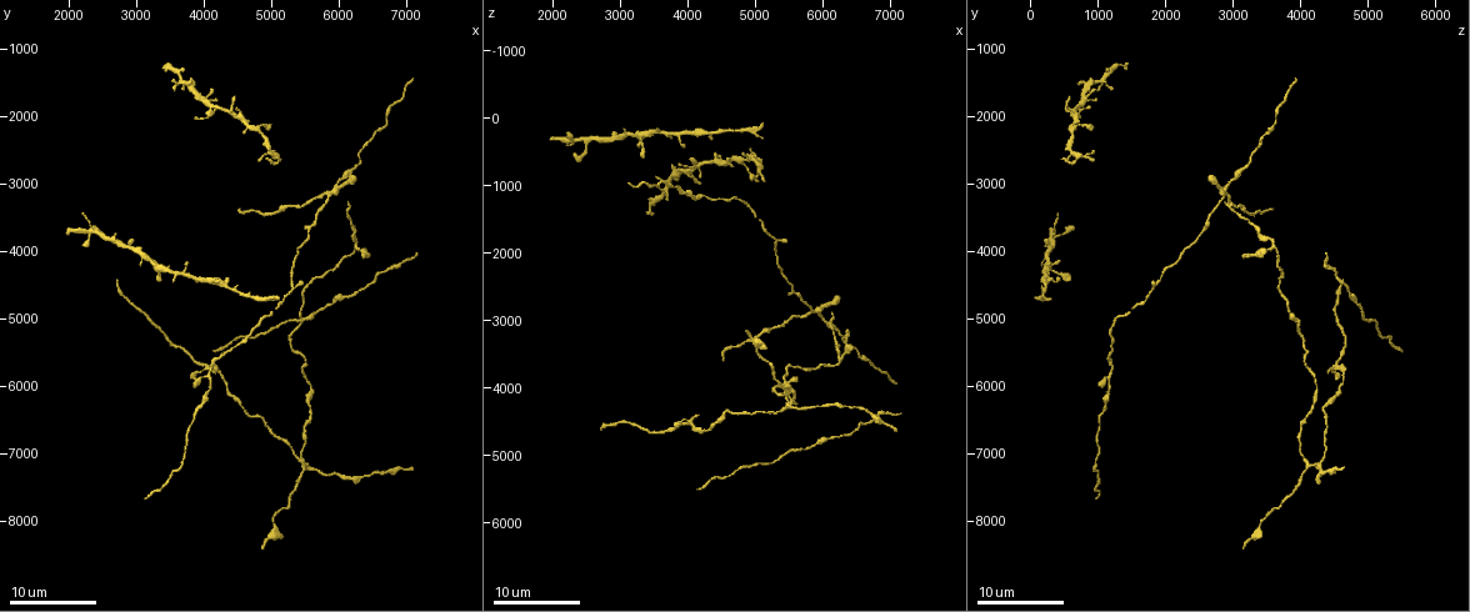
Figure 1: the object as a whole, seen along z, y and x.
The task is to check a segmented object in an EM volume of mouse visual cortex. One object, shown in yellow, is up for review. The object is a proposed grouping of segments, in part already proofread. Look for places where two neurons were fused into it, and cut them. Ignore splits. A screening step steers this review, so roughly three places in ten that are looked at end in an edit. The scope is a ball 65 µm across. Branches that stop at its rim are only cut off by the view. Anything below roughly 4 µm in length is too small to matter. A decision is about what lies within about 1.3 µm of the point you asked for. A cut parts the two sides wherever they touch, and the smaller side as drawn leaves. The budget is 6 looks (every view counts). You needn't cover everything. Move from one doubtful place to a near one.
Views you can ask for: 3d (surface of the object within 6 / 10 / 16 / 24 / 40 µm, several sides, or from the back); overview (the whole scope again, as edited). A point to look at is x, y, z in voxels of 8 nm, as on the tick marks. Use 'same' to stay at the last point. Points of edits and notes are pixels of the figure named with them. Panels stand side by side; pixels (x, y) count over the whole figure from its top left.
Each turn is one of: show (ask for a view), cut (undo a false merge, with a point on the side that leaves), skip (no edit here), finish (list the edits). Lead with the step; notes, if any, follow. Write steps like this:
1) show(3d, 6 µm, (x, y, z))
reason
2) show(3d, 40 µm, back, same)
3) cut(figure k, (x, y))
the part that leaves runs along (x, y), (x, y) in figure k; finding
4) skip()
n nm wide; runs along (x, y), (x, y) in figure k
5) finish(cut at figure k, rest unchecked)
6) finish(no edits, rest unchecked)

show(3d, 16 µm, (5900, 3050, 2850))
four arms meet

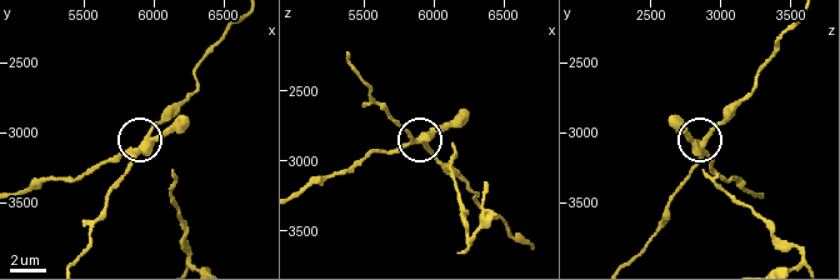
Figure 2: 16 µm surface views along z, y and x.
cut(figure 2, (116, 159))
4 arms; the part that leaves runs along (139, 149), (121, 151), (78, 178), (36, 180), (24, 188) in figure 2; a second neuron is stuck on

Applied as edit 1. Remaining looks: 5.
show(overview)
redraw

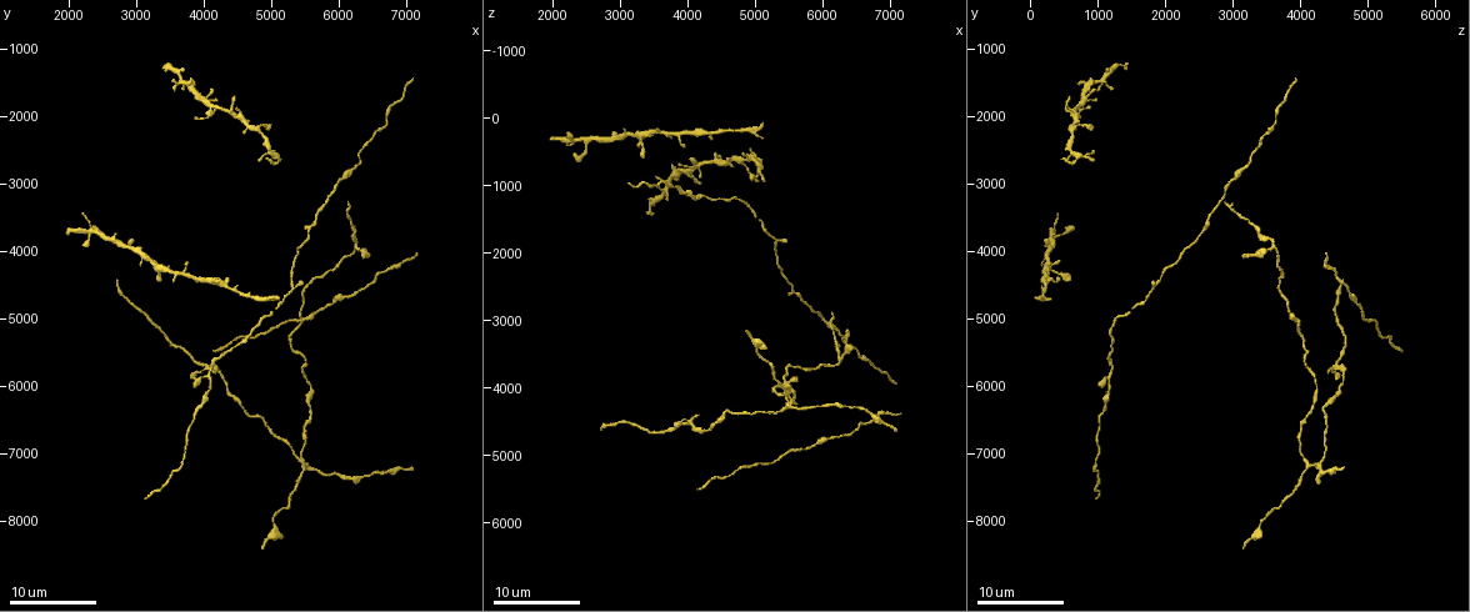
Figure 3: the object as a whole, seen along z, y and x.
show(3d, 6 µm, (4000, 5700, 4500))

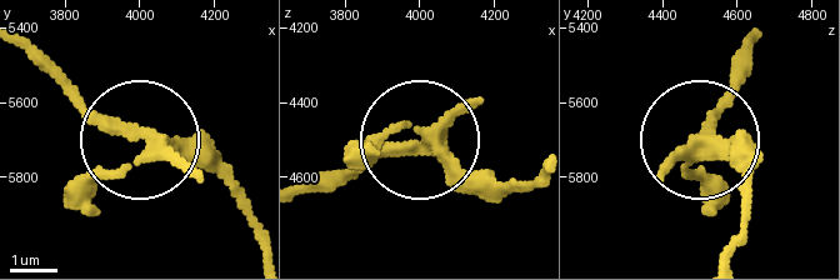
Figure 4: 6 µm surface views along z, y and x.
skip()
290 nm wide; runs along (256, 228), (216, 180), (156, 151), (65, 200) in figure 4; one neuron here

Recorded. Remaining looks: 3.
show(3d, 16 µm, (5500, 7150, 4150))
three-way junction

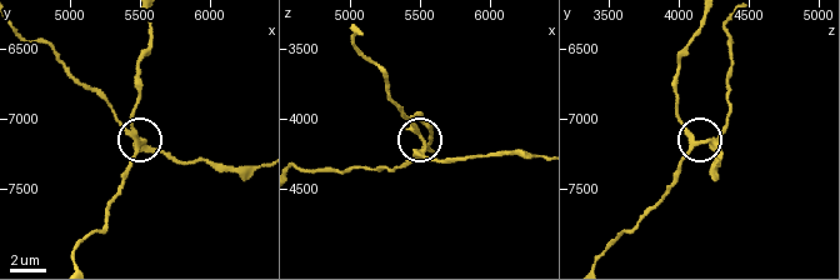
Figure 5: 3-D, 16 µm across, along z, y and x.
cut(figure 5, (136, 148))
3 arms; two neurons meet here

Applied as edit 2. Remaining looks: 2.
finish(cut at figure 2, cut at figure 5, rest unchecked)

